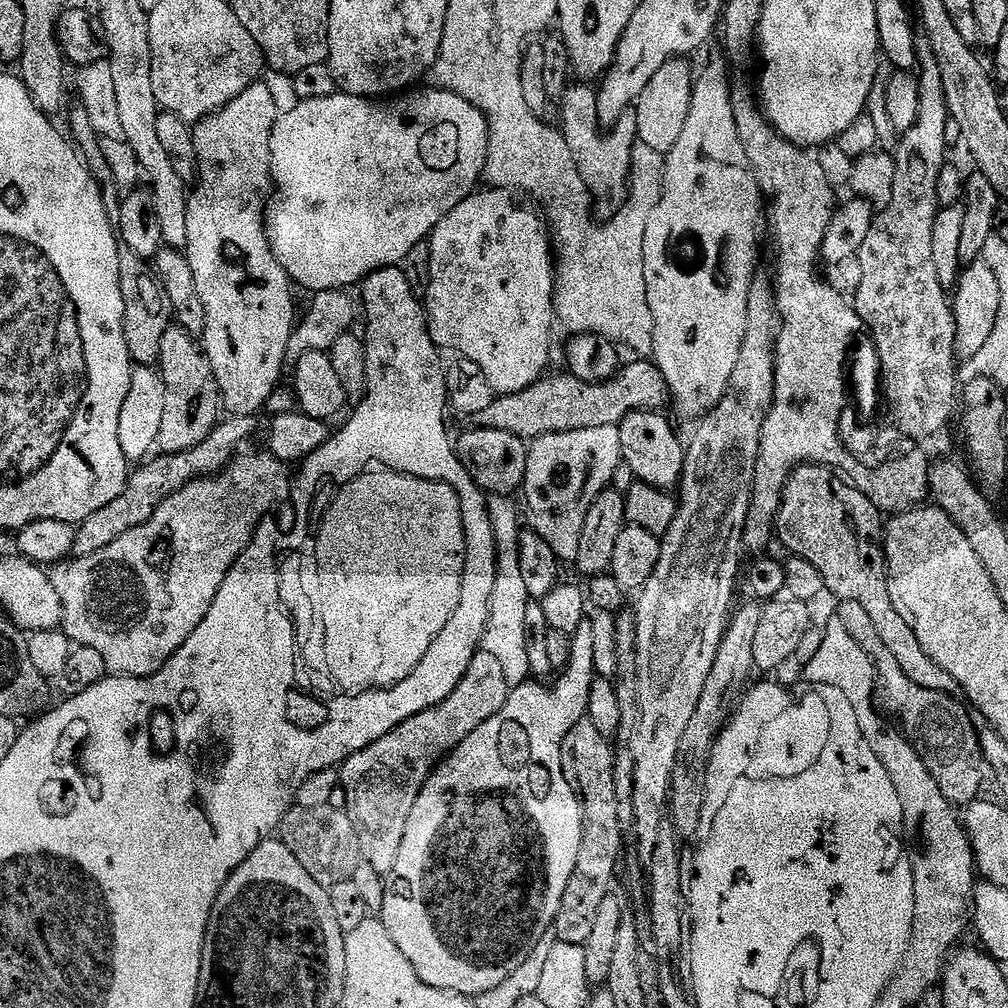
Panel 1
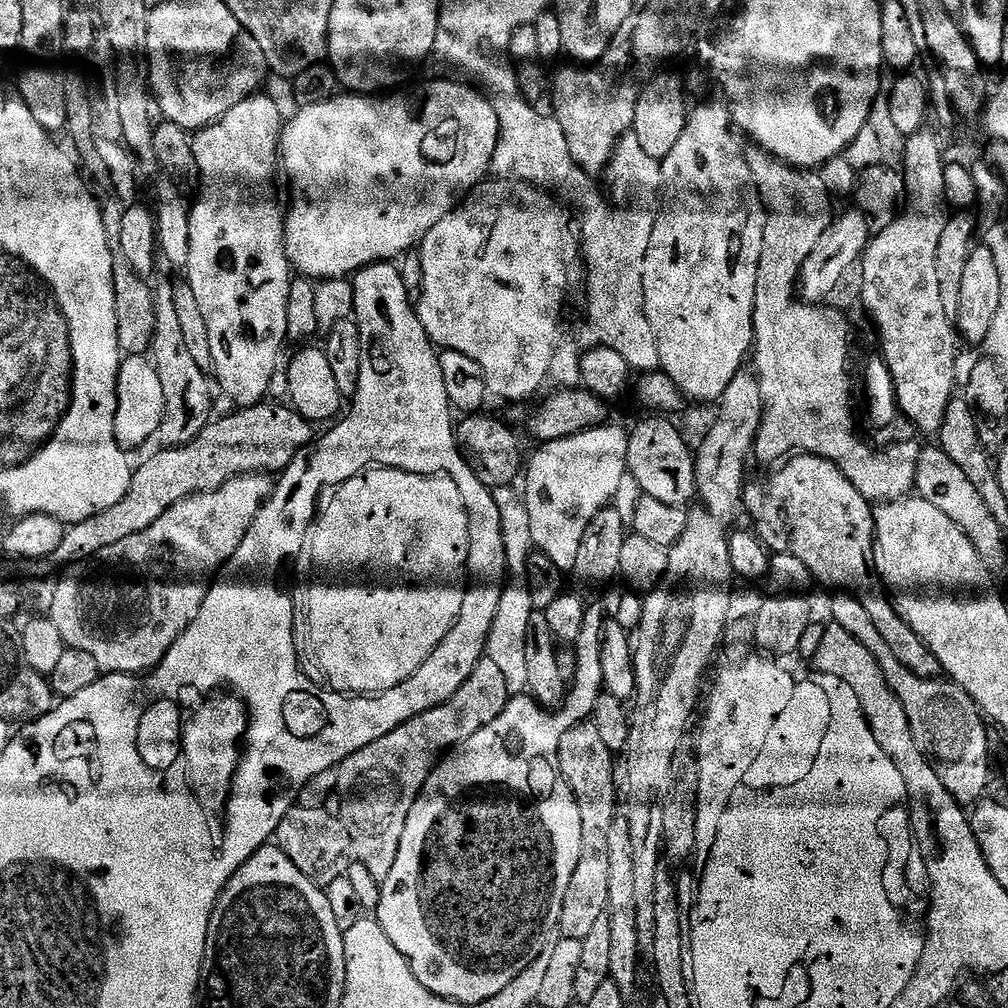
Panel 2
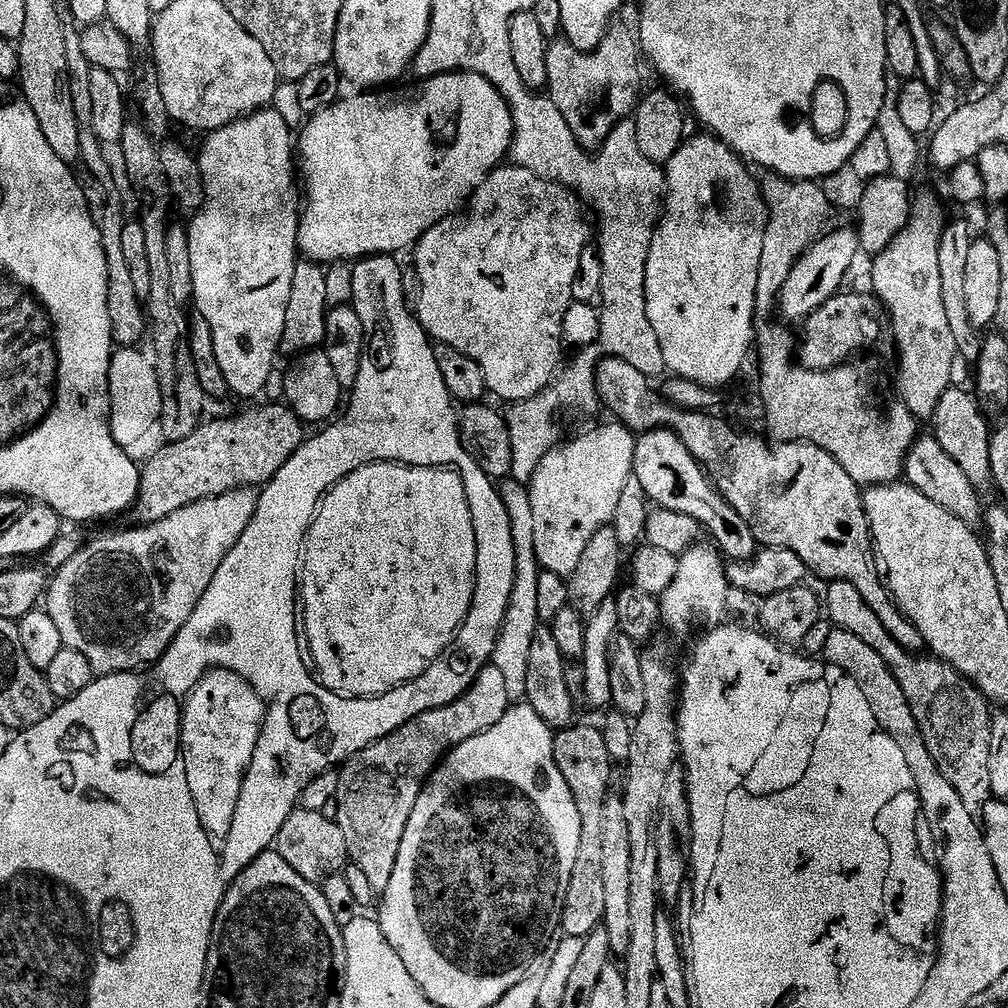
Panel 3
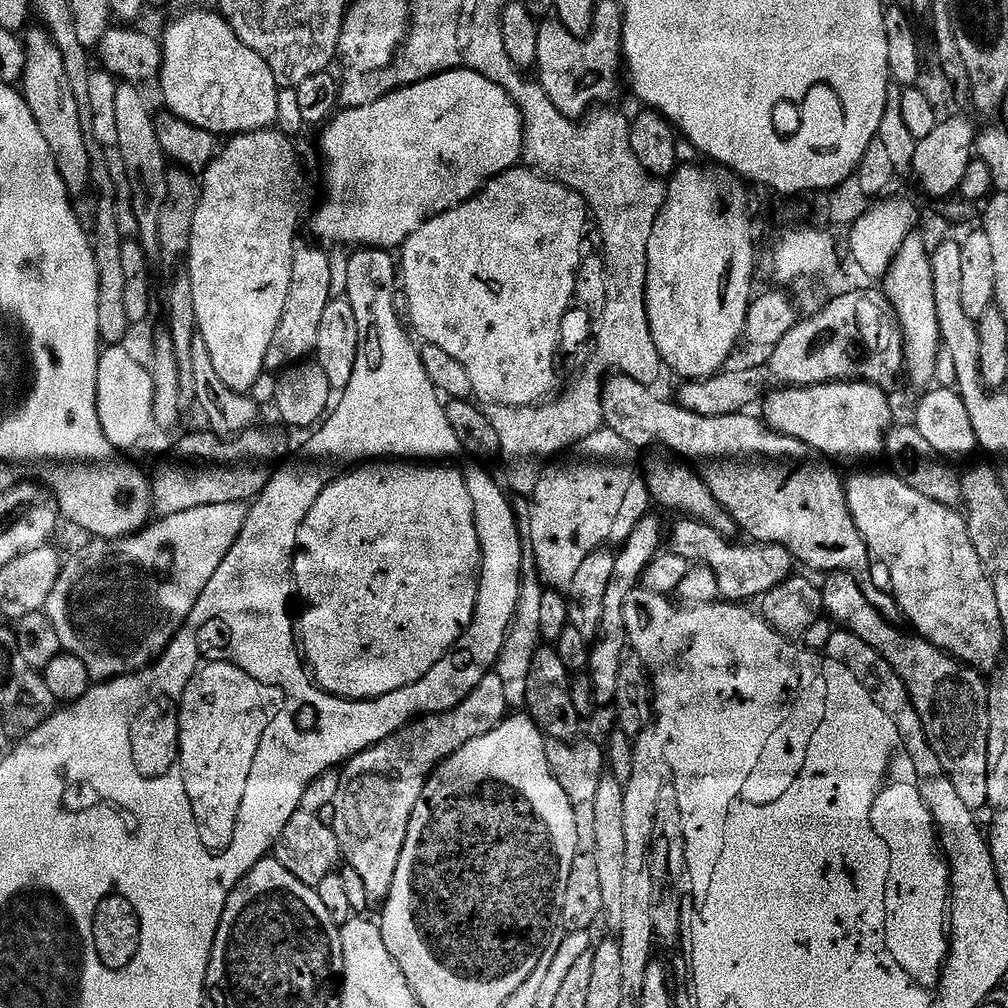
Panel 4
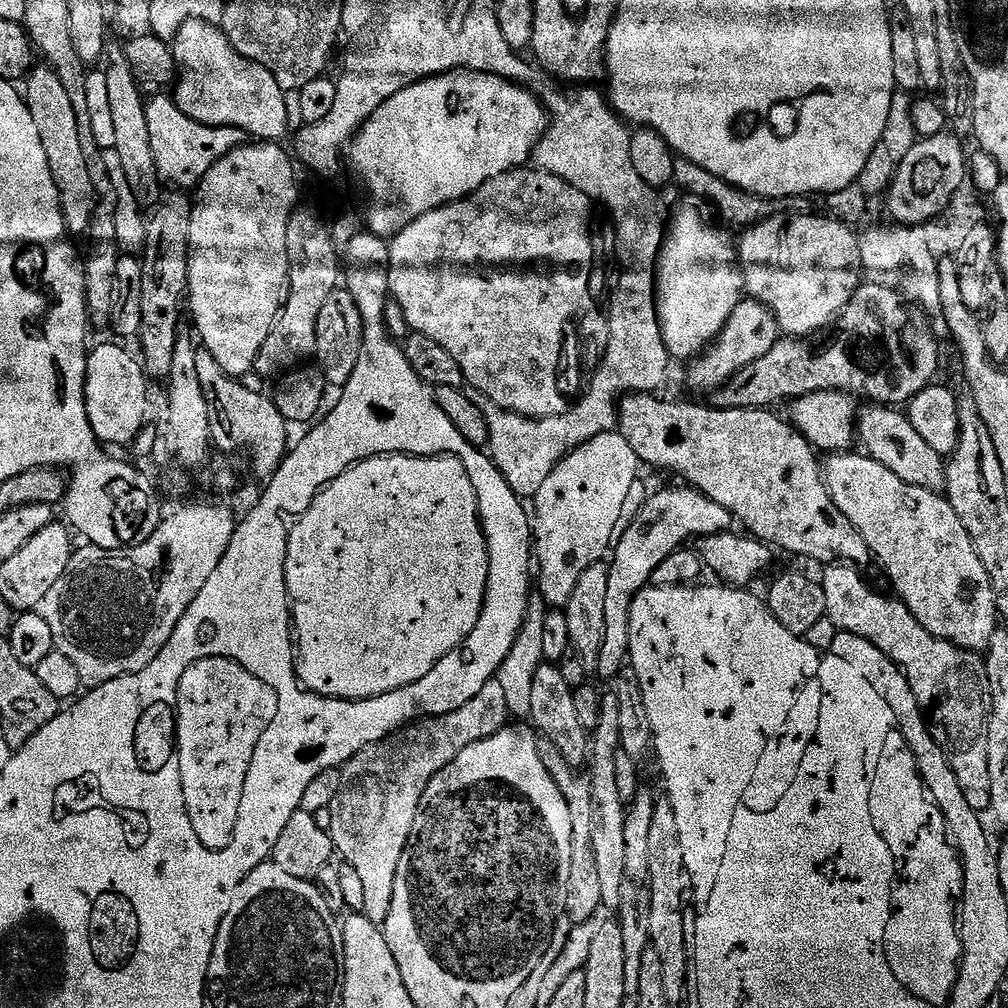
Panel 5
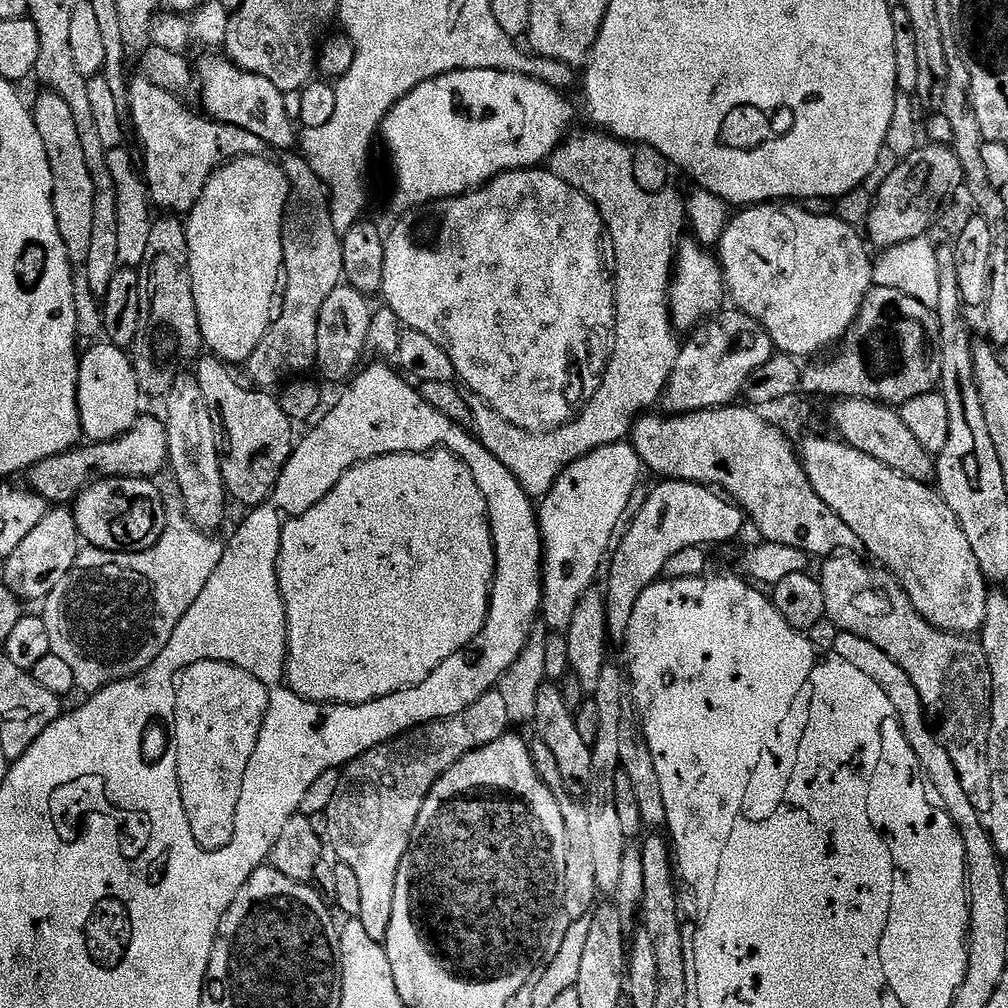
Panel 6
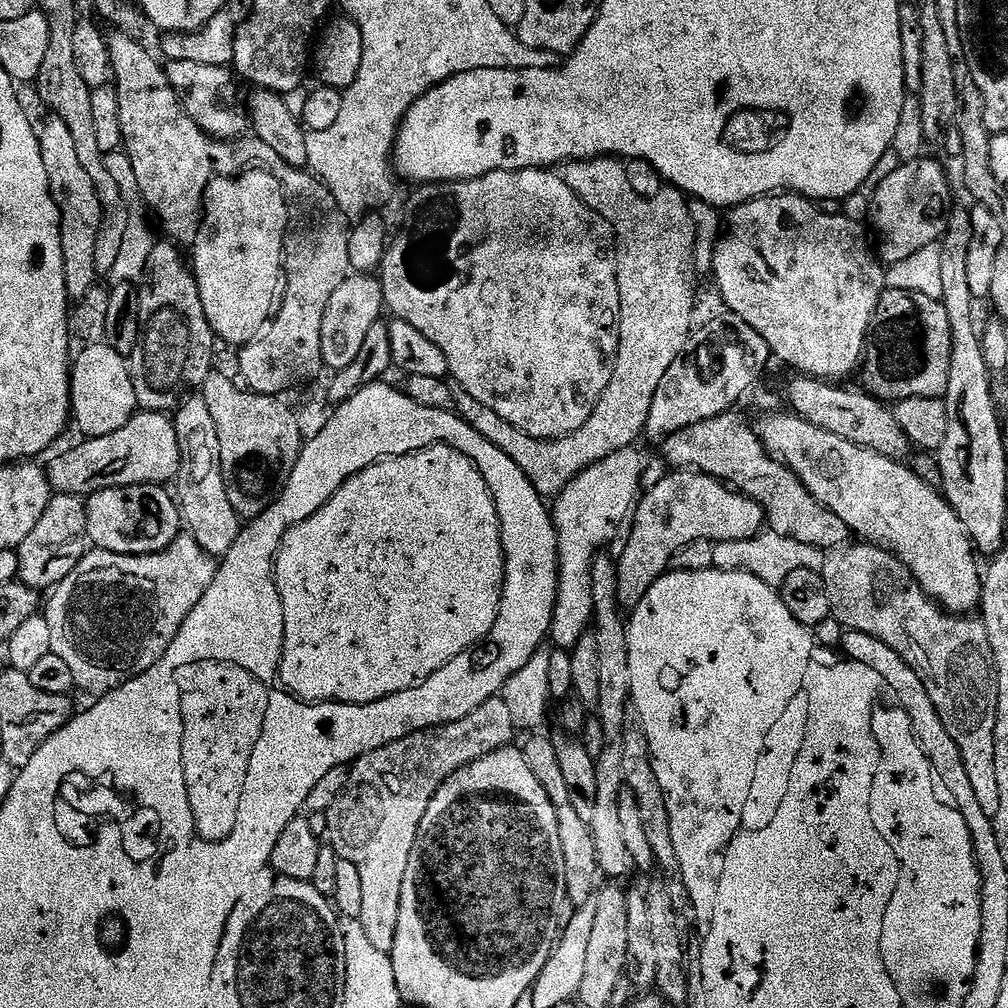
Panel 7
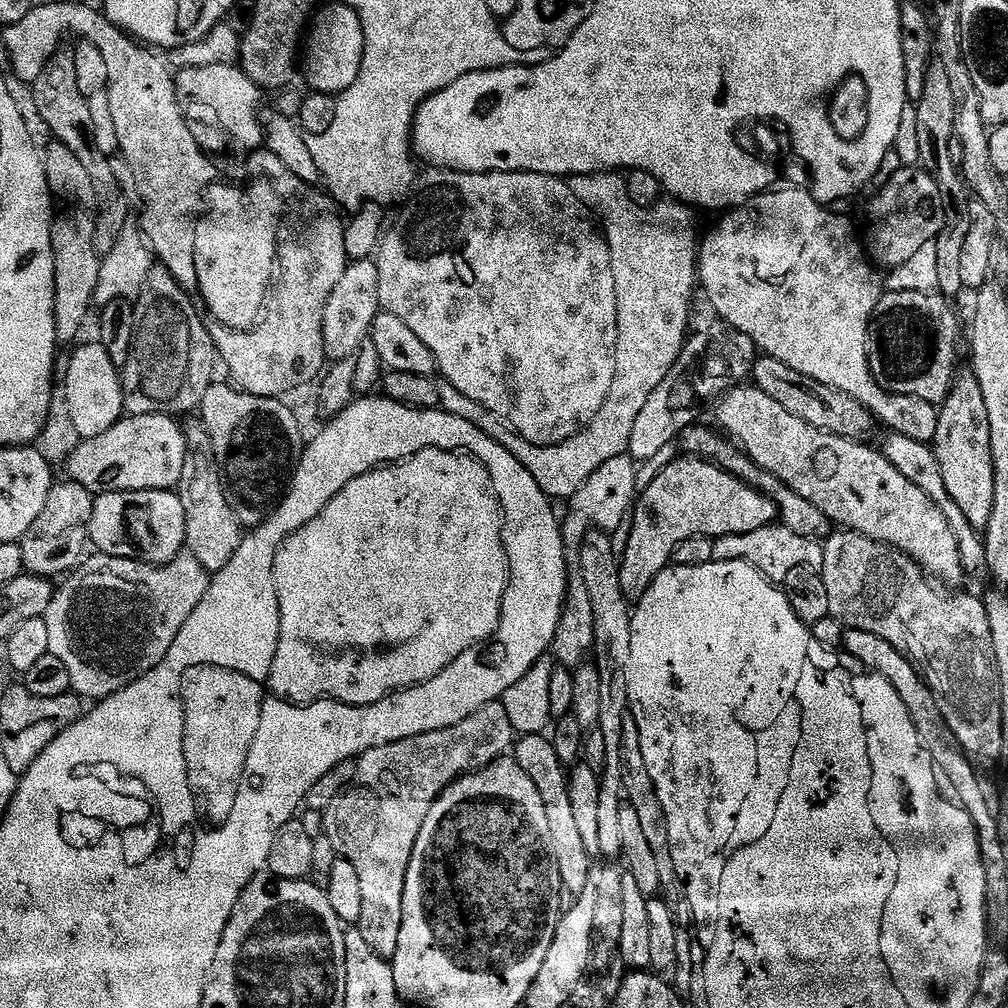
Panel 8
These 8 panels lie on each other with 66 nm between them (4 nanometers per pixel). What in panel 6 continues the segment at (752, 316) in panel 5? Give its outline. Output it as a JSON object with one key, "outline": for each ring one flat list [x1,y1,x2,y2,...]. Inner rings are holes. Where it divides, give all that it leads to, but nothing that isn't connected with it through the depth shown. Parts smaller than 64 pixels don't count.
{"outline":[[721,311,719,314,713,315,711,319,701,323,689,335,693,336,688,341,686,339,683,341,662,397,662,408,665,408,663,409,665,413,705,412,711,408,723,408,731,405,735,401,732,399,743,393,744,385,747,384,750,374,754,374,754,370,758,370,762,366,766,366,766,362,770,362,770,358,774,355,770,334,766,334,764,327,745,312,731,311]]}

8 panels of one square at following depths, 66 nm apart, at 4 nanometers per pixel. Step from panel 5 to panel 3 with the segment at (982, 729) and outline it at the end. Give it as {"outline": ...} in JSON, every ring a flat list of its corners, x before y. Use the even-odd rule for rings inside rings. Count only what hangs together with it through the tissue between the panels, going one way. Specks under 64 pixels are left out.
{"outline":[[834,580,827,585,827,588,828,593,823,593,822,596,823,603,826,605,827,619,837,629,848,631,862,639,878,654,879,658,882,658,882,662,886,664,902,688,906,702,913,711,914,721,917,723,922,742,925,743,925,748,931,758,934,758,938,770,944,775,946,782,950,782,950,786,954,786,954,790,958,790,958,798,962,798,962,806,966,806,966,810,970,810,974,814,979,813,984,805,993,799,989,769,993,713,988,712,989,701,984,699,980,691,965,676,961,676,958,670,954,670,943,660,935,659,928,654,907,652,902,646,898,646,898,642,894,642,894,638,890,638,886,626,882,626,878,614,874,614,874,610,870,610,870,606,866,606,862,594,858,594,858,590,853,584,845,580]]}

